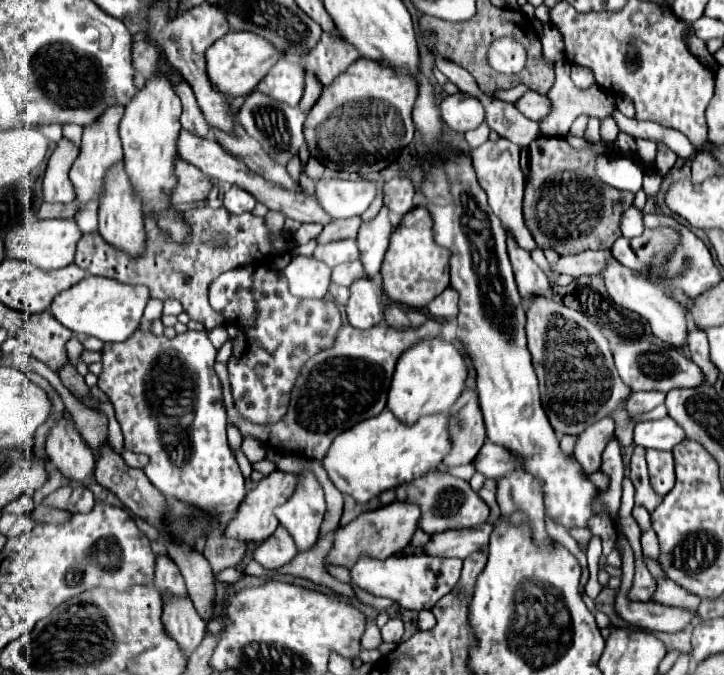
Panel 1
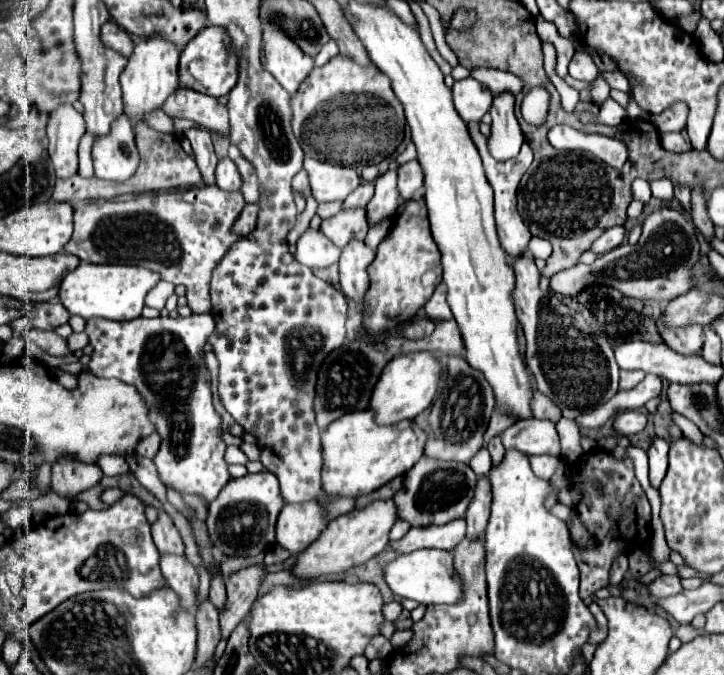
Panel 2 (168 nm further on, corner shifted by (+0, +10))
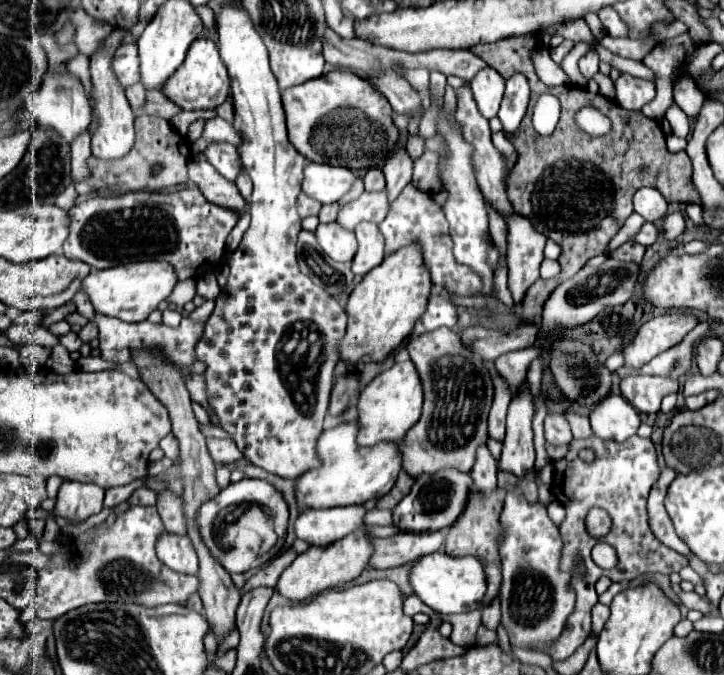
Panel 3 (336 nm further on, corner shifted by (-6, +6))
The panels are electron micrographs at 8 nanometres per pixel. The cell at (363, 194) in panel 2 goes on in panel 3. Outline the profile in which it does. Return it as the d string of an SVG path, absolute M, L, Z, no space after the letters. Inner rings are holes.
M372 168L366 176L364 176L364 186L368 192L378 192L384 188L384 176L380 168Z

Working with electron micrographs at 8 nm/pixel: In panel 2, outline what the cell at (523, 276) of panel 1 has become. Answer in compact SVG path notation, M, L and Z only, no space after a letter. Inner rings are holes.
M468 124L470 128L470 134L472 134L472 140L476 144L476 148L480 150L482 154L482 162L484 162L484 170L486 170L486 178L490 182L490 186L494 188L494 216L496 216L496 226L498 226L498 236L500 236L500 244L502 248L506 250L506 254L510 256L510 260L516 260L520 256L526 256L528 254L528 242L532 238L528 226L522 222L520 214L518 214L518 208L516 208L516 190L518 190L518 184L524 176L524 172L530 168L532 164L532 148L524 142L522 144L522 150L520 154L514 158L514 160L506 160L506 162L498 162L494 160L488 150L486 150L486 138L478 132L478 124Z

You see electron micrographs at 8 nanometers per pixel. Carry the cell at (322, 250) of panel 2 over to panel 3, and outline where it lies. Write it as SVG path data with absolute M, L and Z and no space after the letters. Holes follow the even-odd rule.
M336 220L328 222L328 224L320 224L316 230L316 238L318 238L318 244L322 246L322 250L332 260L338 260L338 262L352 260L354 252L358 248L354 232L342 228Z

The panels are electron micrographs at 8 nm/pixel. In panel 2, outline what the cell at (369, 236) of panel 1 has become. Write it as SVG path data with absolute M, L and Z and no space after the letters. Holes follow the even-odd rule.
M388 170L376 180L376 192L366 206L368 226L380 224L388 216L394 216L398 210L398 188L396 188L396 170Z

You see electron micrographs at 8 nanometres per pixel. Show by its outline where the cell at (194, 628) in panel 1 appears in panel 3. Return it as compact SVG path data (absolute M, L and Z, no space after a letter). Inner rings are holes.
M162 532L156 540L156 554L172 570L198 574L198 556L188 536L170 536L168 532Z

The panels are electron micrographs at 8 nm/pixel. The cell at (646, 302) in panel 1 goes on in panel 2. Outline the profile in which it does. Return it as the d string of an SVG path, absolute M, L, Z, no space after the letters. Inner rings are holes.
M662 320L658 324L660 324L658 326L660 336L664 338L664 342L672 350L676 350L680 354L696 354L696 352L700 352L702 342L704 342L704 334L702 334L700 326L692 324L688 328L664 328Z

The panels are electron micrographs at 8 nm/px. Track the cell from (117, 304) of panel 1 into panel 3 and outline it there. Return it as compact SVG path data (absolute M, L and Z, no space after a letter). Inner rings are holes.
M150 260L150 262L120 264L106 270L92 270L84 278L82 290L86 290L86 294L90 296L90 302L98 314L114 316L124 322L142 322L148 318L150 312L158 308L162 300L166 300L172 294L176 282L178 276L172 264Z

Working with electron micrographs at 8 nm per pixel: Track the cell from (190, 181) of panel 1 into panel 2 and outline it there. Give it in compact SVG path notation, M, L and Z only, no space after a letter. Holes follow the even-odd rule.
M138 124L136 126L136 144L138 144L138 152L140 152L140 166L138 166L138 172L134 174L134 178L130 178L124 184L108 184L108 182L100 182L100 180L92 178L88 184L90 198L114 200L124 194L136 196L142 192L162 192L162 190L172 190L172 188L176 190L182 186L196 186L202 182L202 176L200 176L200 170L196 168L194 158L182 150L180 140L176 136L162 134L162 132L152 130L150 126Z

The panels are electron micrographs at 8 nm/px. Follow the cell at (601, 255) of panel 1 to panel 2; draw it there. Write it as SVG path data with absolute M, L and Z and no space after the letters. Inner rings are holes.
M624 226L610 228L610 230L604 232L604 236L600 236L600 238L592 244L590 250L592 250L596 256L602 256L602 254L614 250L616 246L620 246L622 240L624 240L624 234L626 234L626 228L624 228Z

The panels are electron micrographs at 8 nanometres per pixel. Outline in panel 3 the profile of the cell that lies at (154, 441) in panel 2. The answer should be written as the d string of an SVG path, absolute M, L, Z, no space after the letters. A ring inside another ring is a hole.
M168 434L168 436L160 442L160 448L164 450L166 458L170 458L170 460L176 460L176 458L178 458L178 440L176 440L174 434Z

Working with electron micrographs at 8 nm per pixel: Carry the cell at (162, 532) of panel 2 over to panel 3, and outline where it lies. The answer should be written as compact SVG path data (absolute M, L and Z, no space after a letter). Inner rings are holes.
M172 490L158 492L156 508L162 516L166 532L174 534L186 534L186 516L182 512L182 496Z

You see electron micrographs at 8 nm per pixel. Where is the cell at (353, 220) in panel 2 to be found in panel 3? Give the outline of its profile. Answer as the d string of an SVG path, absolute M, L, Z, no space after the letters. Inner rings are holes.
M386 190L382 192L364 192L360 198L344 204L338 212L338 222L344 228L356 228L360 220L370 220L380 224L390 210L390 200L386 196Z

